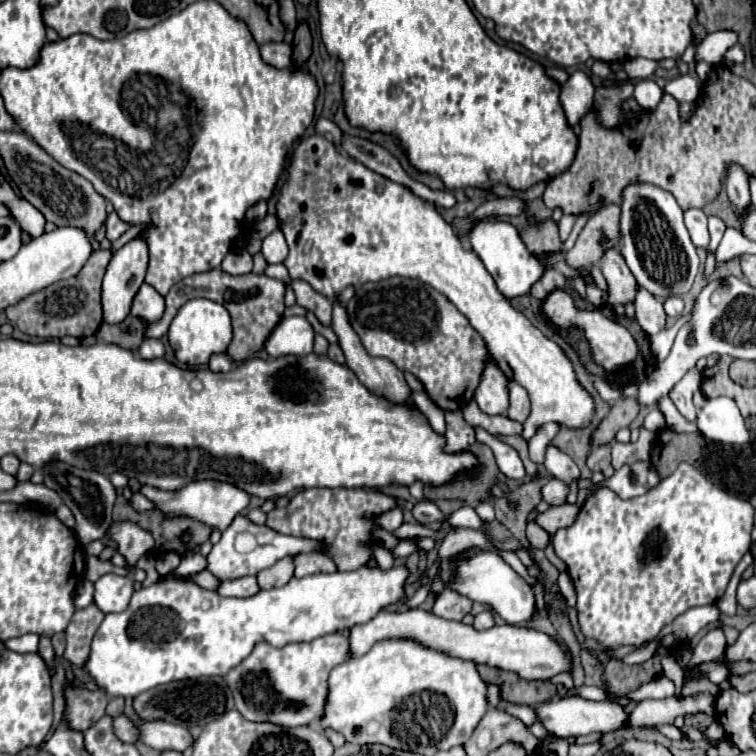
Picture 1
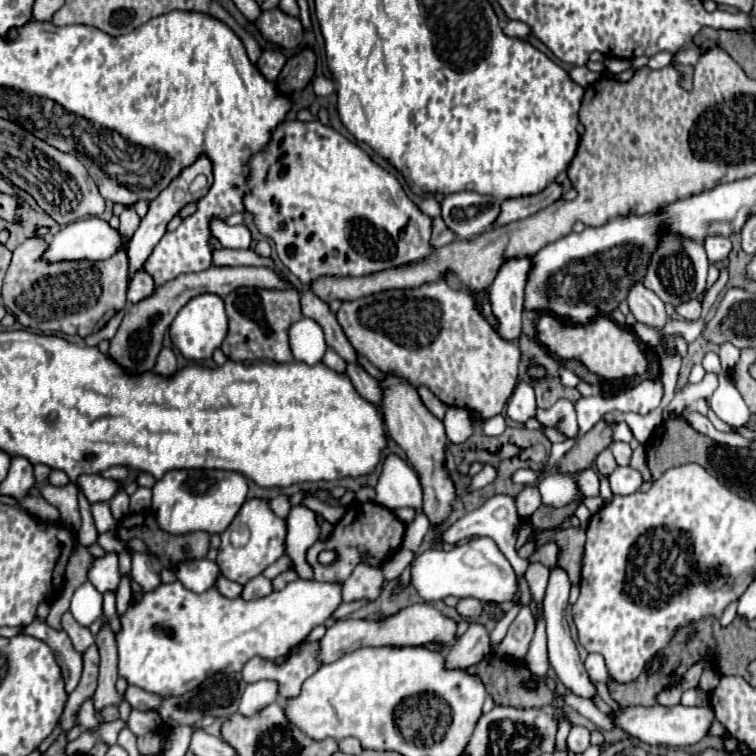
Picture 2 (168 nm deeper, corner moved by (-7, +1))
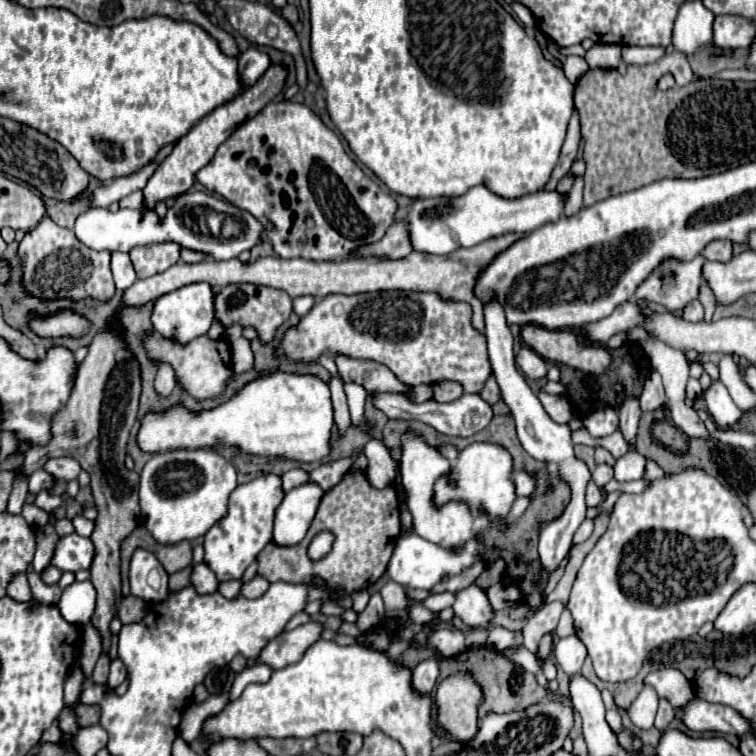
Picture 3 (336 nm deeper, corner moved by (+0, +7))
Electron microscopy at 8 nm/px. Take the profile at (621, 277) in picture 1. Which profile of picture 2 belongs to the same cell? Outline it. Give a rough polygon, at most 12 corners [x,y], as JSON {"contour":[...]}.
{"contour":[[642,283],[630,287],[626,301],[638,321],[666,325],[662,299]]}

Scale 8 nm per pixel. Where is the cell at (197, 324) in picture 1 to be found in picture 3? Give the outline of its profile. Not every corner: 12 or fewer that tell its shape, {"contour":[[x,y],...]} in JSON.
{"contour":[[193,283],[153,301],[151,323],[181,343],[205,335],[213,291]]}

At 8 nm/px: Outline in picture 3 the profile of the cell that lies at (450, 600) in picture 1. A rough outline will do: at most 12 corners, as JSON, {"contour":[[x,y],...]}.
{"contour":[[477,585],[457,593],[455,615],[471,627],[495,613]]}

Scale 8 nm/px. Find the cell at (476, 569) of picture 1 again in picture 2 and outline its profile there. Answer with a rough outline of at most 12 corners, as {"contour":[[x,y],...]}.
{"contour":[[488,537],[412,561],[424,601],[510,603],[518,579]]}

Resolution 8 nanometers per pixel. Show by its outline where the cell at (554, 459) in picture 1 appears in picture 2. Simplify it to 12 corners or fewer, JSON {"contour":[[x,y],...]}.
{"contour":[[594,469],[580,471],[576,485],[586,497],[598,495],[598,475]]}

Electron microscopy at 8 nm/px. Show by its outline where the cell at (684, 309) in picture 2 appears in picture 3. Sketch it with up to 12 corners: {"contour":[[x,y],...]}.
{"contour":[[699,299],[683,309],[683,319],[703,321],[703,305]]}

